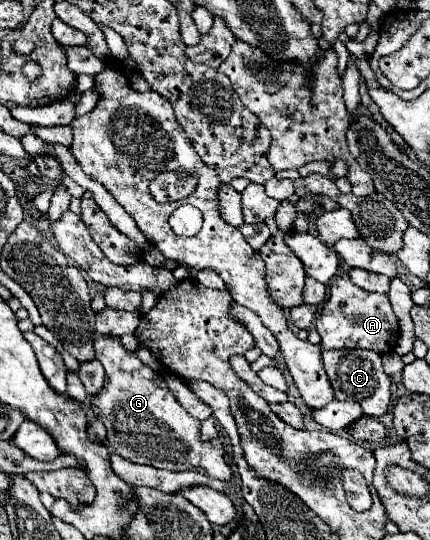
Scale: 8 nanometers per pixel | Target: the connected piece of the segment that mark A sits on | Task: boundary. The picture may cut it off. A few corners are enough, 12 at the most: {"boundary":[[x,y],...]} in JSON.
{"boundary":[[347,274],[329,286],[315,328],[325,350],[395,348],[385,294]]}

